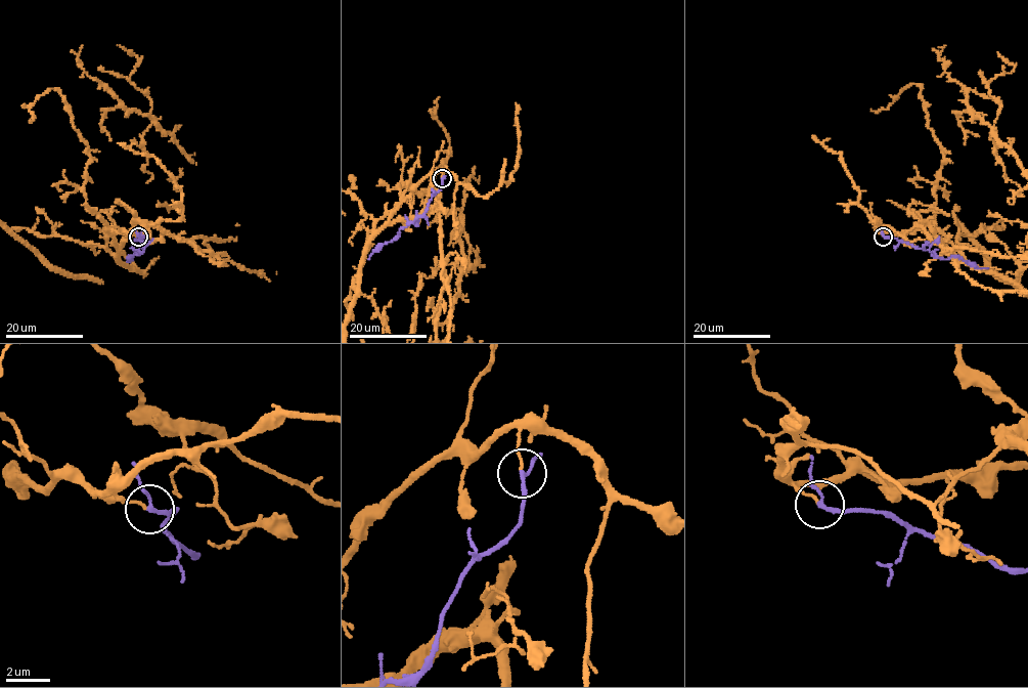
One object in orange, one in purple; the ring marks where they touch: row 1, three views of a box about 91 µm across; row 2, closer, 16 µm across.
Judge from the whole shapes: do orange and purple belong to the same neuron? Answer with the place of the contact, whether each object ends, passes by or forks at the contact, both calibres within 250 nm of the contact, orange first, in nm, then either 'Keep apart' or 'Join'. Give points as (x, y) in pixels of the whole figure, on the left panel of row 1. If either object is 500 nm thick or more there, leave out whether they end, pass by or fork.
Place: (138, 237). At the ring orange ends. At the ring purple passes by. Thickness 100 nm (orange) against 160 nm. Keep apart

